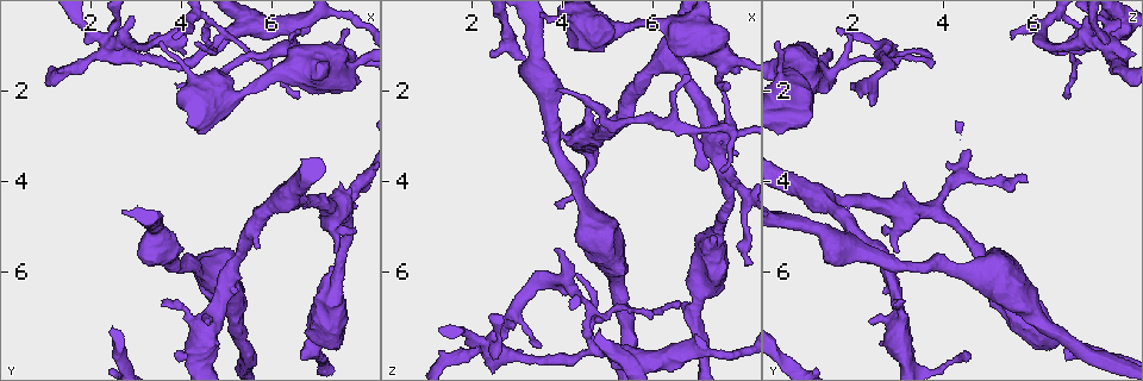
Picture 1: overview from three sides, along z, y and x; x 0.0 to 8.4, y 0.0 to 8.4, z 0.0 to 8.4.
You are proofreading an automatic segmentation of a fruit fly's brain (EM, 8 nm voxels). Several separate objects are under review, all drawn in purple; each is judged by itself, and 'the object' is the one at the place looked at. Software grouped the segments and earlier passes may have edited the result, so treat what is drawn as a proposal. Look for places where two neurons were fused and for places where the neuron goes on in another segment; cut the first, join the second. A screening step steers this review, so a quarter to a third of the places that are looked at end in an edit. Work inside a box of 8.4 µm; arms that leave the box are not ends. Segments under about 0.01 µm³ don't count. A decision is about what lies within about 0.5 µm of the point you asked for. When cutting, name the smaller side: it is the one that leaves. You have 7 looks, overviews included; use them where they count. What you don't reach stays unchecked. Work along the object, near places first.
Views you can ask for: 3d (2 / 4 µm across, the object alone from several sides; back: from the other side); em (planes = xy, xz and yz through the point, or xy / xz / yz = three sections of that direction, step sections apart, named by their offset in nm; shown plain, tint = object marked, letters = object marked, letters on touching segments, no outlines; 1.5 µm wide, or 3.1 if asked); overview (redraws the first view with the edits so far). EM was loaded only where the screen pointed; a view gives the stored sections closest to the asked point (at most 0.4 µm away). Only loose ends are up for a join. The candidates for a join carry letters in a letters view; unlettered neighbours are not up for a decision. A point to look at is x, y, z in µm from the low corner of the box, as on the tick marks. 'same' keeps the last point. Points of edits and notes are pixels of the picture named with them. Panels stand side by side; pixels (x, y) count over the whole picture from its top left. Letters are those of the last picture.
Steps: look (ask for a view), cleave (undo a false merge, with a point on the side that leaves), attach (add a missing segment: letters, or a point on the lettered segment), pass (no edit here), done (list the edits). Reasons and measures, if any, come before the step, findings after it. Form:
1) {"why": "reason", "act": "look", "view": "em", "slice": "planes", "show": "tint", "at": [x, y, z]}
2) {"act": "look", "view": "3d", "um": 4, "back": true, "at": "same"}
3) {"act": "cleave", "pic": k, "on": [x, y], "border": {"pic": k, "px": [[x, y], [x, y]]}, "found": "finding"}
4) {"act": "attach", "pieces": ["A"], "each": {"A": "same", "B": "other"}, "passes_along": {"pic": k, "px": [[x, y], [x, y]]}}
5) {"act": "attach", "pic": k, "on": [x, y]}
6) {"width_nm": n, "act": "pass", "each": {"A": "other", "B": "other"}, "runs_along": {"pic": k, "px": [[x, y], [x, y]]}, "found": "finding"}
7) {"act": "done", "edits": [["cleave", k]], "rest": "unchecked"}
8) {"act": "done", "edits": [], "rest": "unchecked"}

{"why": "three-way junction", "act": "look", "view": "3d", "um": 2, "at": [7.65, 1.30, 2.70]}

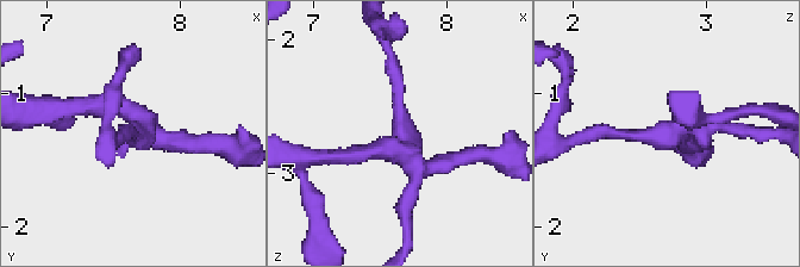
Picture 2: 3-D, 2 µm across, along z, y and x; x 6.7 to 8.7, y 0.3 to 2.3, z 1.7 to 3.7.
{"act": "look", "view": "em", "slice": "xy", "step": 4, "show": "tint", "at": [7.64, 1.34, 2.66]}

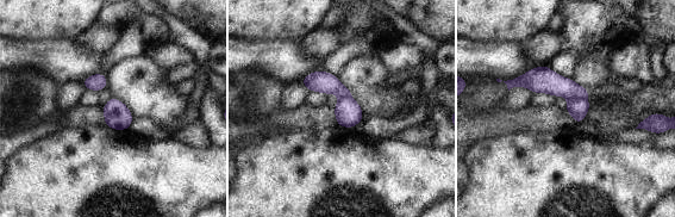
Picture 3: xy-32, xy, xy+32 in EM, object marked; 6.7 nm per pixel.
{"why": "what lies round it", "act": "look", "view": "em", "slice": "xy", "step": 4, "show": "letters", "at": "same"}

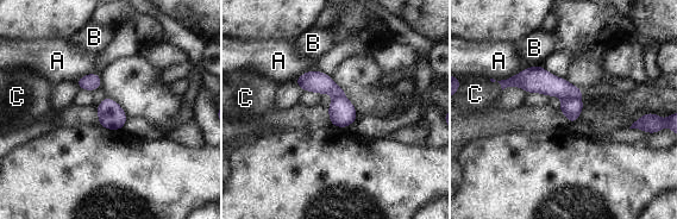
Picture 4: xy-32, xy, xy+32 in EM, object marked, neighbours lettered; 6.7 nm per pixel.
{"act": "cleave", "pic": 4, "on": [538, 80], "each": {"A": "other", "B": "other", "C": "other"}, "part_leaving": {"pic": 4, "px": [[503, 82], [543, 81], [578, 93]]}, "found": "two neurons meet here"}

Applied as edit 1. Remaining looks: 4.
{"act": "look", "view": "overview"}

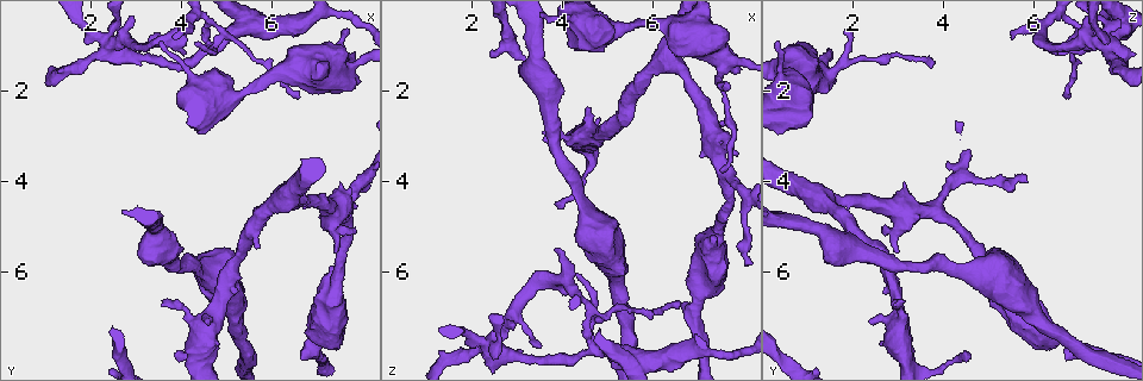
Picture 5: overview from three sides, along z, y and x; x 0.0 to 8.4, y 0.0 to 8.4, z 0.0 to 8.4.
{"why": "free end", "act": "look", "view": "em", "slice": "yz", "step": 4, "show": "tint", "at": [6.60, 2.10, 6.65]}

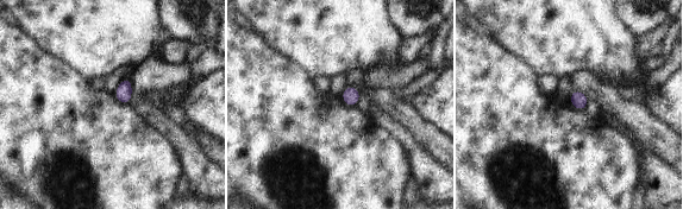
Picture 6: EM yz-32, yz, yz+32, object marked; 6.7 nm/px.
{"act": "look", "view": "em", "slice": "planes", "show": "letters", "at": "same"}

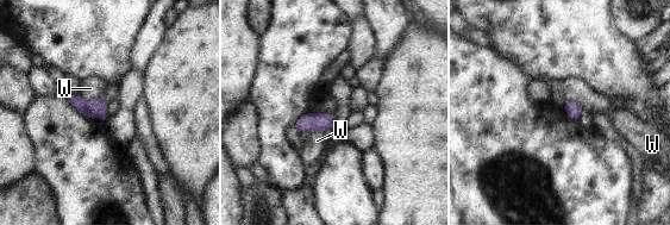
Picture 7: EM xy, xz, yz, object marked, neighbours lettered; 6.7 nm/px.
{"longest_contact_nm": ["W", 140], "act": "pass", "each": {"W": "other"}, "border": {"pic": 7, "px": [[567, 99], [575, 99], [584, 108]]}, "found": "no lettered segment goes on from it"}

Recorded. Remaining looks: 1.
{"act": "done", "edits": [["cleave", 4]], "rest": "unchecked"}

